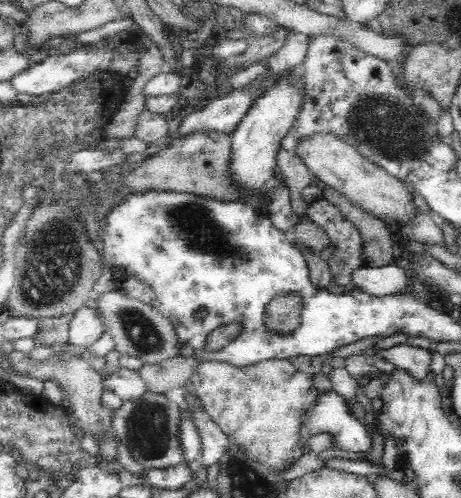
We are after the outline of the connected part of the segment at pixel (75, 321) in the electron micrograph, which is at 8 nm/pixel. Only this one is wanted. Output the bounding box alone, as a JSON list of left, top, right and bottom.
[69,306,106,347]

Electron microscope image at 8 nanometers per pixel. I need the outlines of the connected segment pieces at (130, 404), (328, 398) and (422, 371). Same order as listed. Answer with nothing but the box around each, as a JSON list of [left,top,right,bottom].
[[107,391,185,470],[307,391,372,453],[361,344,434,382]]

